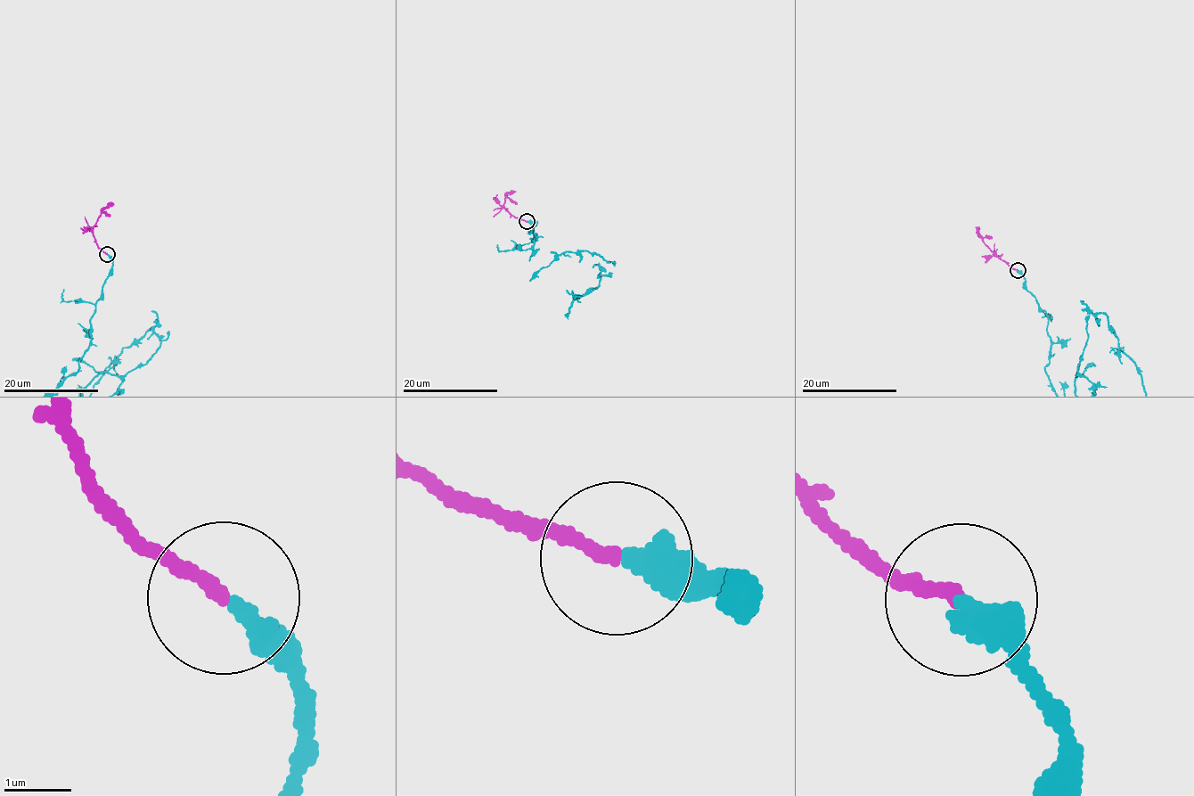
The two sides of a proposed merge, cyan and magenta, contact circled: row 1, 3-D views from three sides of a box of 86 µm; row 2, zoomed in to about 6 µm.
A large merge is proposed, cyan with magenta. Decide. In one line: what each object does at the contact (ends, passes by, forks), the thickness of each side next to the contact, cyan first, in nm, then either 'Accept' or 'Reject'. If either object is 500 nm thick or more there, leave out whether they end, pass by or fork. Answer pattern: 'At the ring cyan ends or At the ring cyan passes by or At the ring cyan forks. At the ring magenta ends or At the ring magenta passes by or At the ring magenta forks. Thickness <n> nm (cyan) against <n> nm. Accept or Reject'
At the ring cyan ends. At the ring magenta ends. Thickness 400 nm (cyan) against 220 nm. Accept

